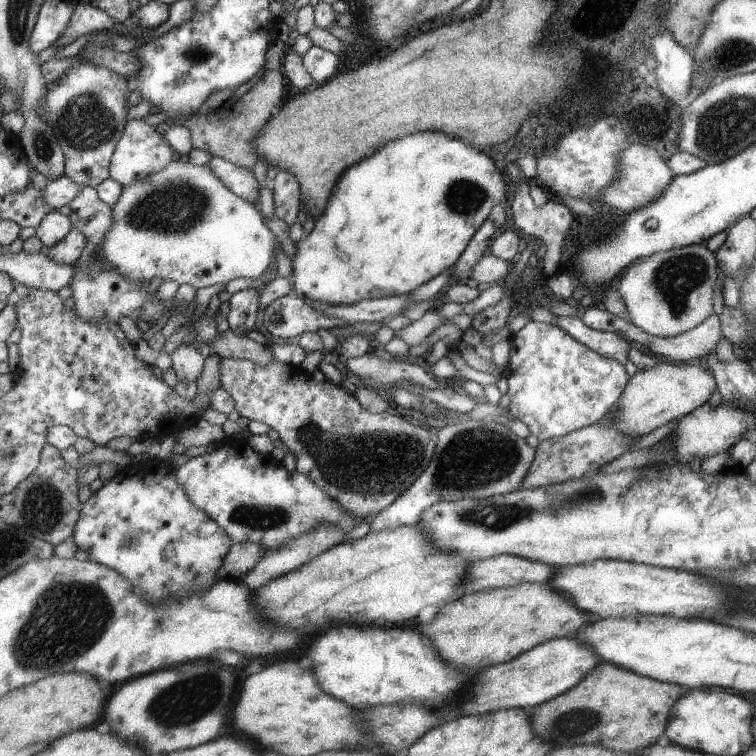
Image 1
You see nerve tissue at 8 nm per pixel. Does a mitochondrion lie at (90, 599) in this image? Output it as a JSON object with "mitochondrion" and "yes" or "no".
{"mitochondrion":"yes"}

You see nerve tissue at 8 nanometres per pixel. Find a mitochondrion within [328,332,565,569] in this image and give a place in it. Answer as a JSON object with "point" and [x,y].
{"point":[475,459]}

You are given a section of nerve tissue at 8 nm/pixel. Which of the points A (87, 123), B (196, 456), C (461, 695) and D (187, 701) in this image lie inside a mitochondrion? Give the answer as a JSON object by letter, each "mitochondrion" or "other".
{"A":"mitochondrion","B":"other","C":"other","D":"mitochondrion"}

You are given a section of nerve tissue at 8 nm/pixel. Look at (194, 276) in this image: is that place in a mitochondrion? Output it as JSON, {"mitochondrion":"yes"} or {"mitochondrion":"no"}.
{"mitochondrion":"no"}

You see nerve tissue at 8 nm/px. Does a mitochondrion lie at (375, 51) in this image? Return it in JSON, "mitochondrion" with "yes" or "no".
{"mitochondrion":"no"}

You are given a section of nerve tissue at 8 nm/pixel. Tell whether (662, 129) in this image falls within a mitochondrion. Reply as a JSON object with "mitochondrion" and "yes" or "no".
{"mitochondrion":"no"}

